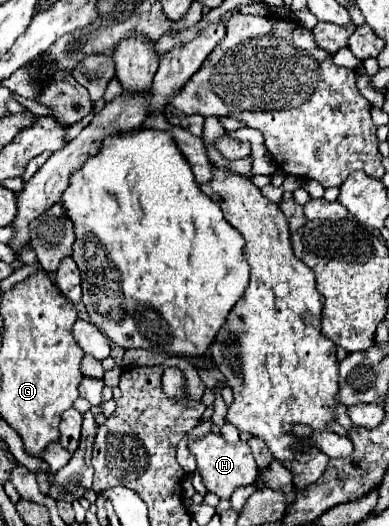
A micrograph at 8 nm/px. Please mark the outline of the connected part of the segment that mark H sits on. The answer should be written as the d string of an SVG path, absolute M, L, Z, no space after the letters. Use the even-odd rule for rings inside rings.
M206 434L200 440L190 442L190 450L196 456L198 462L198 474L202 476L202 482L206 484L206 488L216 494L218 498L230 498L230 494L238 488L238 486L248 486L254 484L258 478L258 466L254 462L252 450L246 442L236 442L236 444L228 444L222 436L218 434Z

